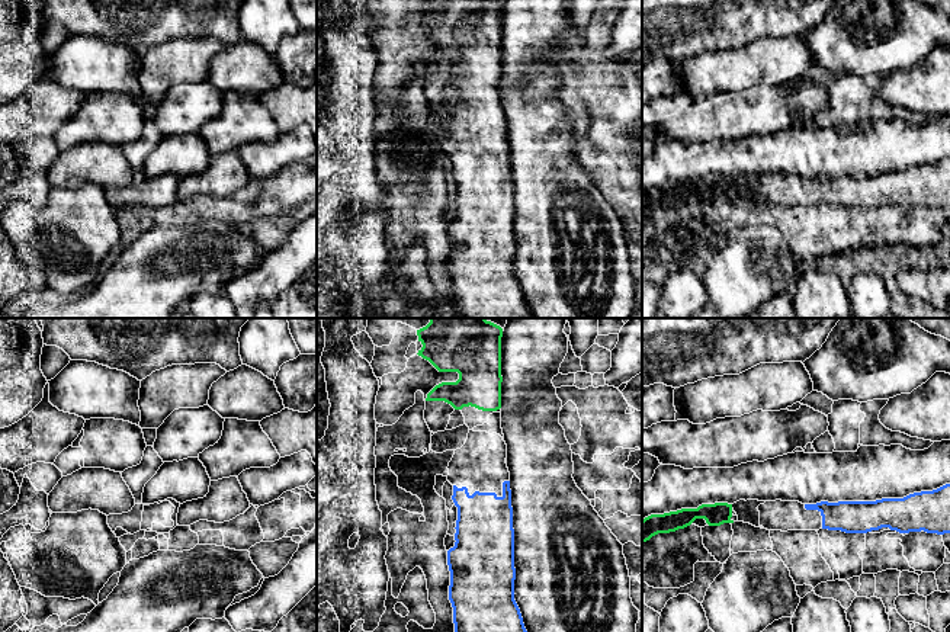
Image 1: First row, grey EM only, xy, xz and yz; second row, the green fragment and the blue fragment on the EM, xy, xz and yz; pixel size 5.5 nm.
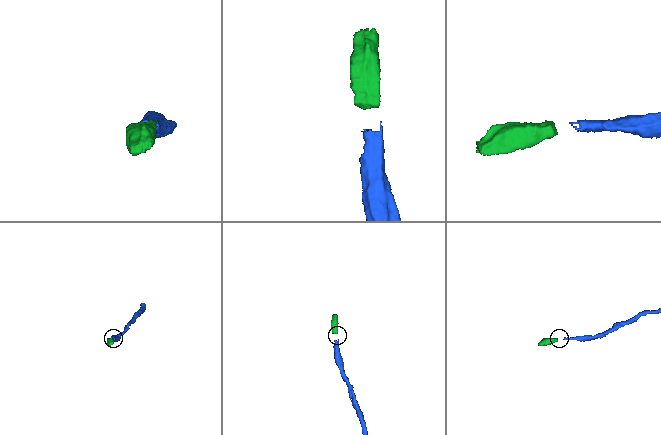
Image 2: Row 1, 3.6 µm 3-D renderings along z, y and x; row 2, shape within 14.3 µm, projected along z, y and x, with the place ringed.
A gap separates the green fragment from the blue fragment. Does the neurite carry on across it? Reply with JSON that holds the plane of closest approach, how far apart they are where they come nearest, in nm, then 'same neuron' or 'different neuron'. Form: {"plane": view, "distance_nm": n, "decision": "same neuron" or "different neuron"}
{"plane": "xz", "distance_nm": 400, "decision": "same neuron"}

